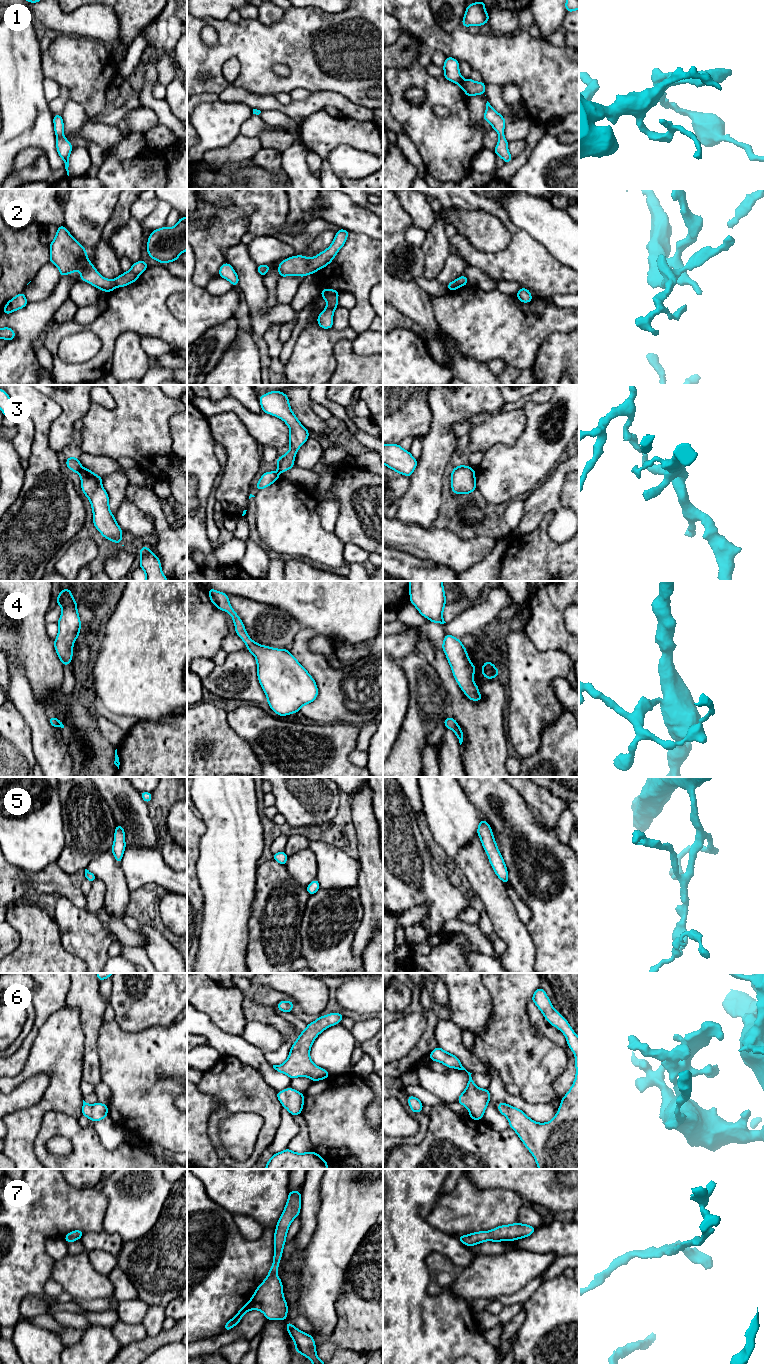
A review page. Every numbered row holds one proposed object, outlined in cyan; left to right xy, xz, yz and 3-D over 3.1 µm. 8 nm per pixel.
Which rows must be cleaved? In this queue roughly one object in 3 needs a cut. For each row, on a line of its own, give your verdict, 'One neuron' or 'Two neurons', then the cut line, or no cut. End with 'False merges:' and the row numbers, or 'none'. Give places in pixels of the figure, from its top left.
1: One neuron. No split
2: One neuron. No split
3: Two neurons. Split along xy (82, 467), (78, 472)
4: One neuron. No split
5: One neuron. No split
6: One neuron. No split
7: One neuron. No split
False merges: 3

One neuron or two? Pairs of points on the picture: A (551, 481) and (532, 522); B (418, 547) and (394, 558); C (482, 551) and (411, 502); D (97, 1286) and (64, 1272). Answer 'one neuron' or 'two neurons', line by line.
A: one neuron
B: two neurons
C: two neurons
D: one neuron

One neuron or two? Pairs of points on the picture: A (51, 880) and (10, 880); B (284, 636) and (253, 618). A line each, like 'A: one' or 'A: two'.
A: one
B: one

